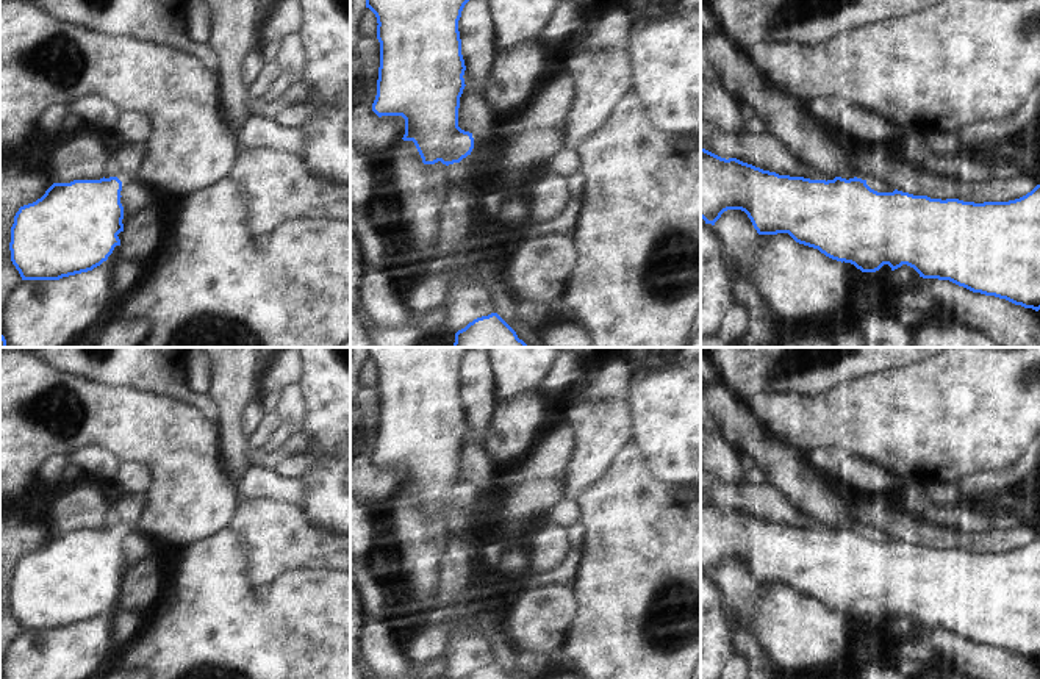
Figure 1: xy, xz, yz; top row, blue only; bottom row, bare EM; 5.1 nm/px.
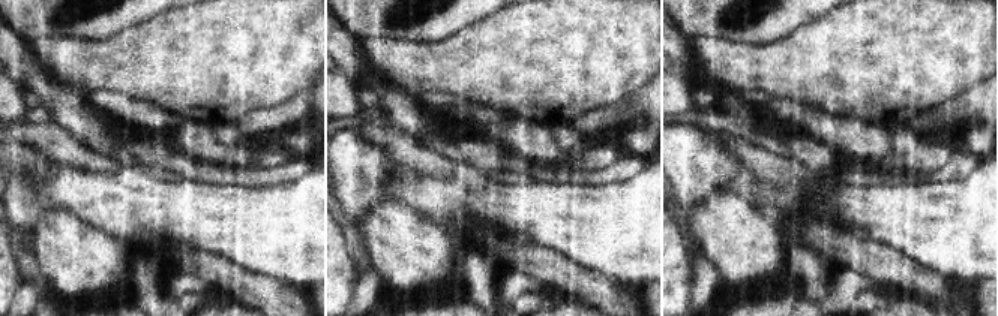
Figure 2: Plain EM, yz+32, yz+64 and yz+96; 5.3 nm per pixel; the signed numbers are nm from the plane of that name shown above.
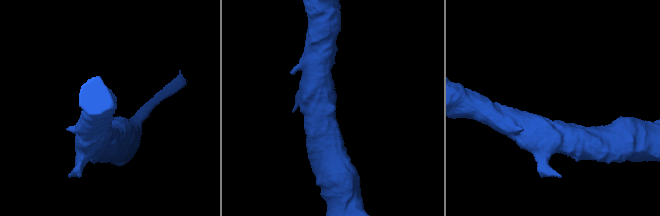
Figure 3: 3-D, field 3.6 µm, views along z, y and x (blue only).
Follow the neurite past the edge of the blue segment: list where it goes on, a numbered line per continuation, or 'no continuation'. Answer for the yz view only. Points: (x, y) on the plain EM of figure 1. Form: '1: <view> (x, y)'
no continuation

